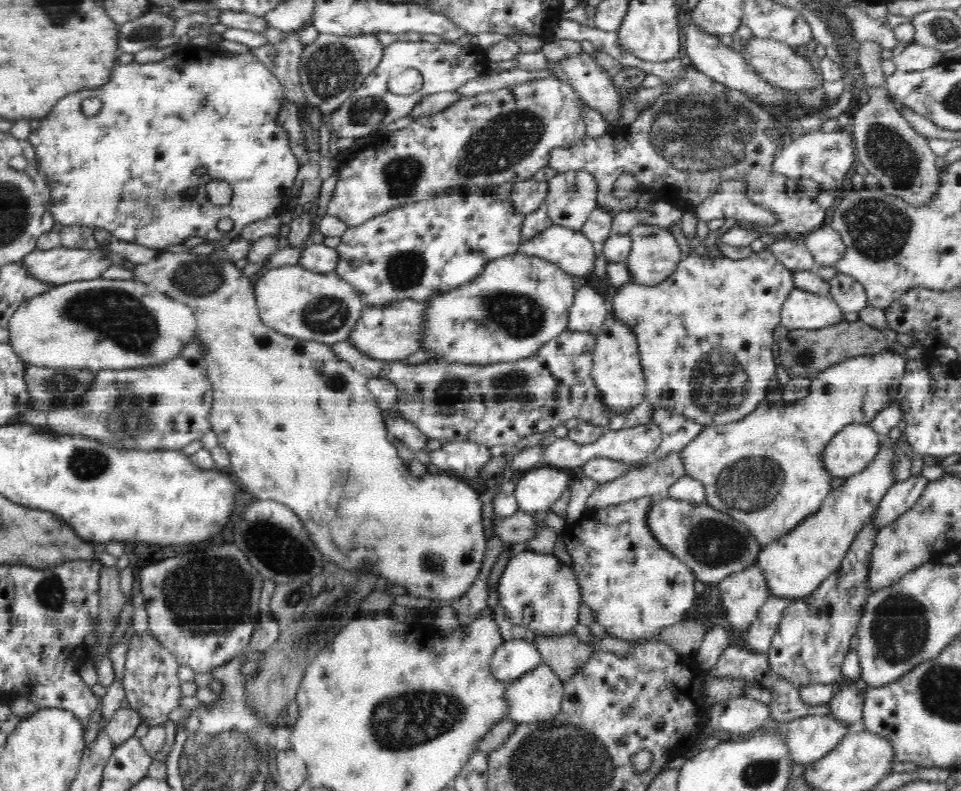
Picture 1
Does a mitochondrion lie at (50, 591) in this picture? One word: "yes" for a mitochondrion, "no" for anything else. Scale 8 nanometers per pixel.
yes

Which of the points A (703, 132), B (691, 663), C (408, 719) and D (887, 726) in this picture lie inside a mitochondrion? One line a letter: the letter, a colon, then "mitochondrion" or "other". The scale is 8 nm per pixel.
A: mitochondrion
B: other
C: mitochondrion
D: other

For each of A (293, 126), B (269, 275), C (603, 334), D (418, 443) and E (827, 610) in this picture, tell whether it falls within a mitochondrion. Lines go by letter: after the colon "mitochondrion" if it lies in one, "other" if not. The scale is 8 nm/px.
A: other
B: other
C: other
D: other
E: other

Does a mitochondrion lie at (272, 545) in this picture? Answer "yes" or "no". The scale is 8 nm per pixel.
yes

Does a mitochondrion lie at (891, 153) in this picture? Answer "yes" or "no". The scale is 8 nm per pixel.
yes

